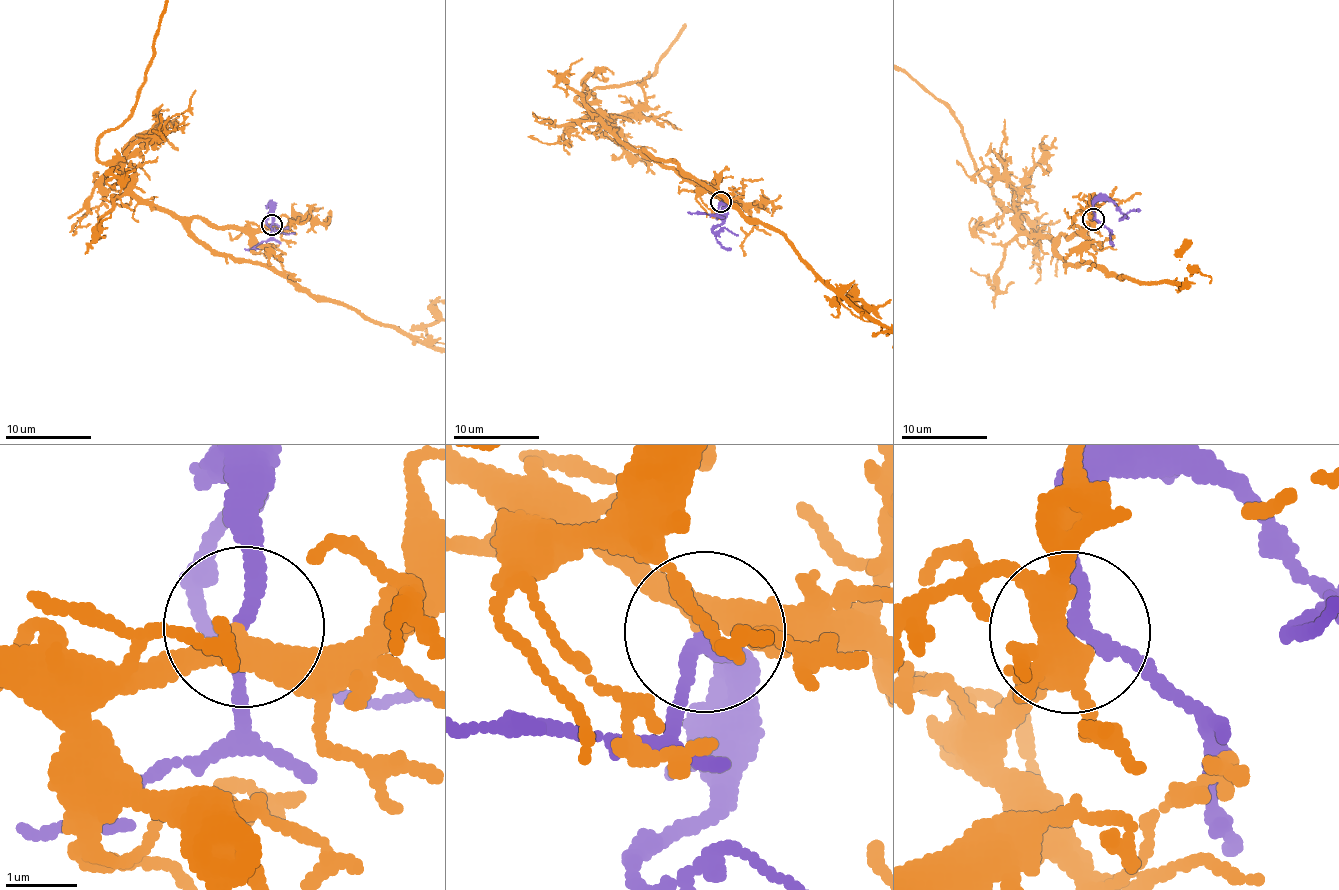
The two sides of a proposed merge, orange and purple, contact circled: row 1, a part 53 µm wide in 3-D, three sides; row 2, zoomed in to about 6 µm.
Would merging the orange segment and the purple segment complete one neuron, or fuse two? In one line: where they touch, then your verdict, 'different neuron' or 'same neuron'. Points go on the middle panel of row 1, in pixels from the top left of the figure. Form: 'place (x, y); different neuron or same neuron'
place (721, 201); same neuron

